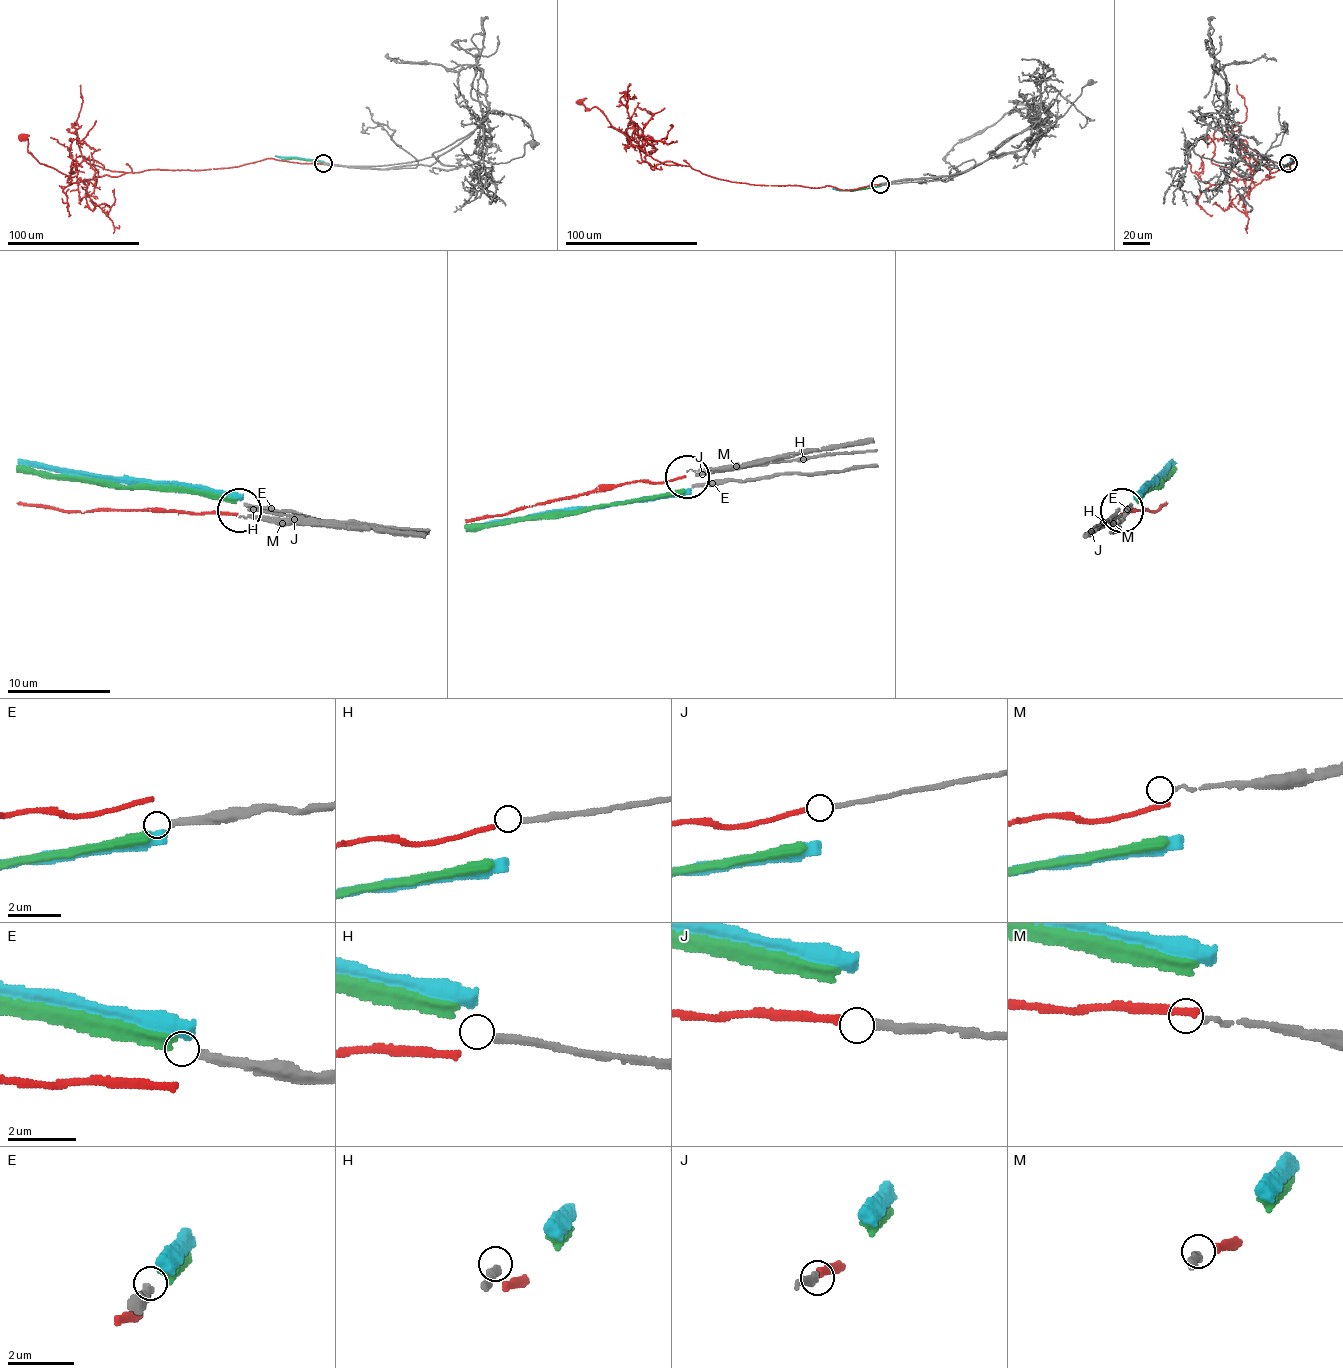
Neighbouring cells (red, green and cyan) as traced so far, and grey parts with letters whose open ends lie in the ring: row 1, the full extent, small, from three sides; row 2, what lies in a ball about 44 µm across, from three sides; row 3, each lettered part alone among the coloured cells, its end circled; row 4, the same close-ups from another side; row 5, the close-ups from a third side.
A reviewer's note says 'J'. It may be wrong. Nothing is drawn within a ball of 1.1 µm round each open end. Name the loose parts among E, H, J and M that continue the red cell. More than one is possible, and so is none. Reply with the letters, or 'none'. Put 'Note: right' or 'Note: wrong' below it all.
J
Note: right

